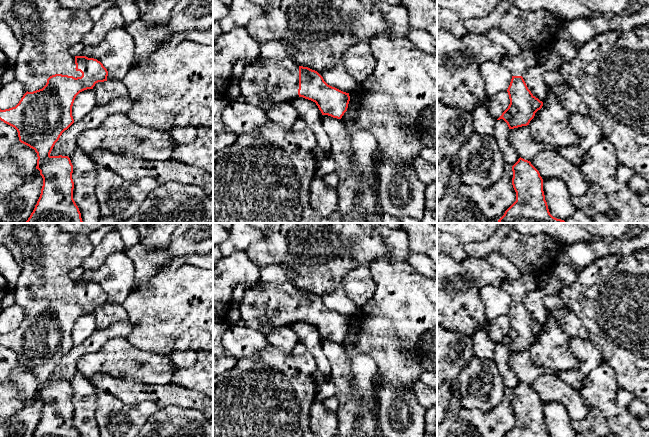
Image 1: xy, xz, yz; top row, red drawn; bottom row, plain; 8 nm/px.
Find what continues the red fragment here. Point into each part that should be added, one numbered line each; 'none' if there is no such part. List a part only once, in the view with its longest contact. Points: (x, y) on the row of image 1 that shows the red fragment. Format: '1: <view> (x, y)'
1: xy (45, 29)

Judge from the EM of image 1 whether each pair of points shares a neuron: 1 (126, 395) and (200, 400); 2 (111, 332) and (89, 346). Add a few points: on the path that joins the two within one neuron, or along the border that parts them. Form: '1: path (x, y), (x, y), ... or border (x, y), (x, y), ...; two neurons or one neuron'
1: path (144, 394), (182, 397); one neuron
2: path (106, 334), (94, 343); one neuron

